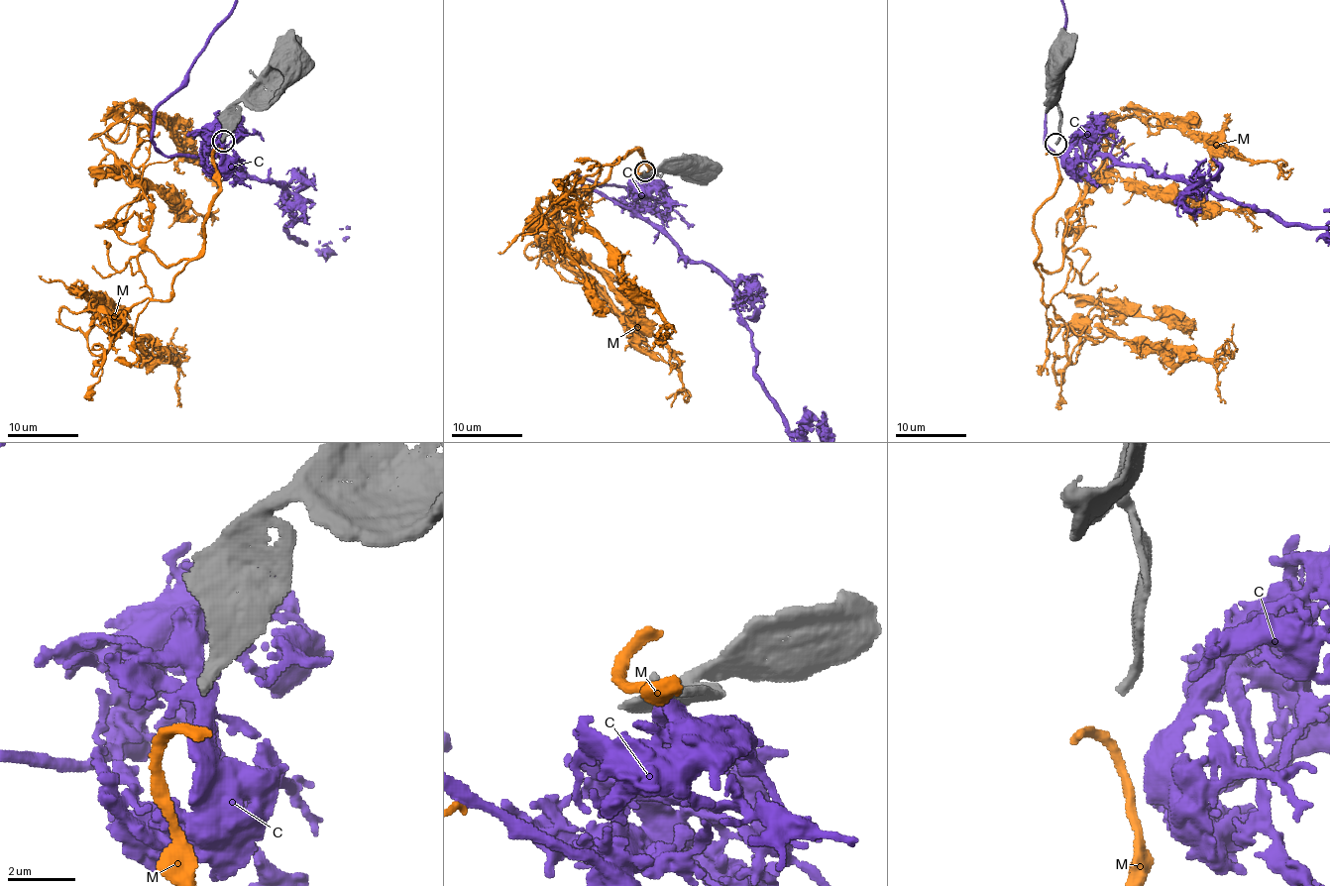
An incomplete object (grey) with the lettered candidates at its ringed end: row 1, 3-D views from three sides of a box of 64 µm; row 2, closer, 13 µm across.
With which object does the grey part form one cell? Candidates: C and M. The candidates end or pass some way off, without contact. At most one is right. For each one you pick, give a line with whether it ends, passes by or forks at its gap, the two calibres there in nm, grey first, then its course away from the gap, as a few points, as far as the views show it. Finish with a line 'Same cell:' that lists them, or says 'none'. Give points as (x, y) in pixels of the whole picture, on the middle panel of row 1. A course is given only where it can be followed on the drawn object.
Same cell: none

